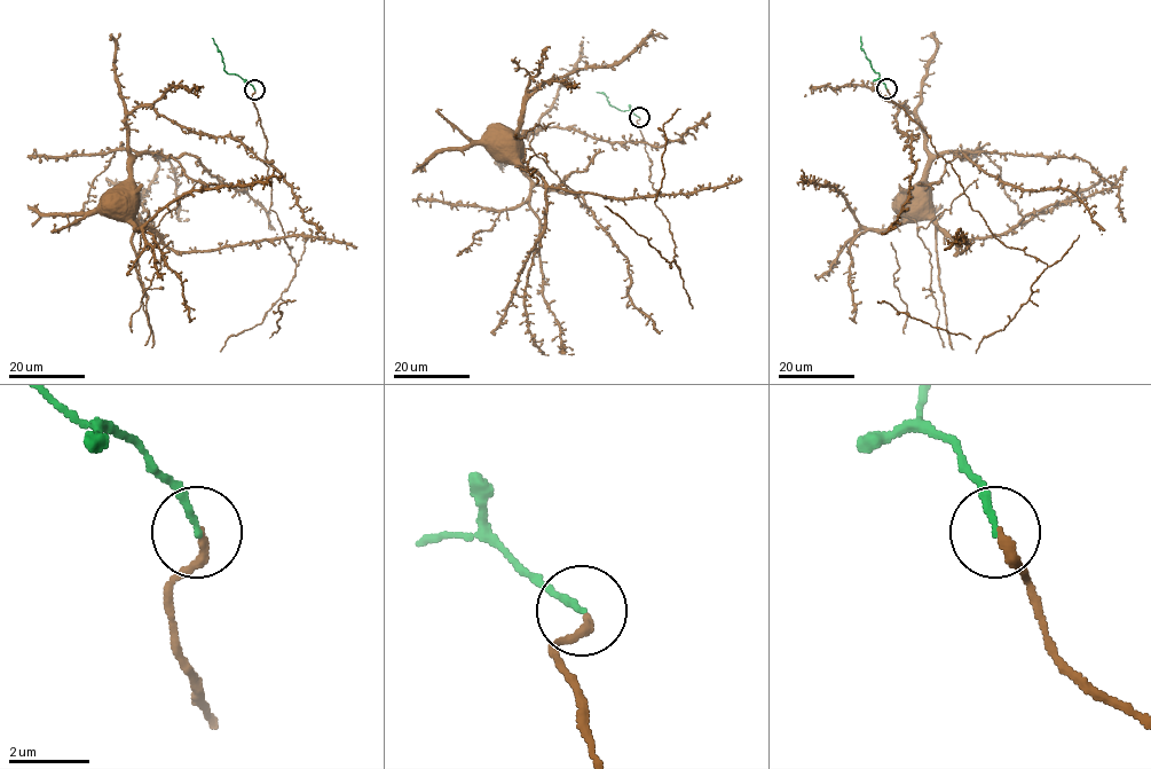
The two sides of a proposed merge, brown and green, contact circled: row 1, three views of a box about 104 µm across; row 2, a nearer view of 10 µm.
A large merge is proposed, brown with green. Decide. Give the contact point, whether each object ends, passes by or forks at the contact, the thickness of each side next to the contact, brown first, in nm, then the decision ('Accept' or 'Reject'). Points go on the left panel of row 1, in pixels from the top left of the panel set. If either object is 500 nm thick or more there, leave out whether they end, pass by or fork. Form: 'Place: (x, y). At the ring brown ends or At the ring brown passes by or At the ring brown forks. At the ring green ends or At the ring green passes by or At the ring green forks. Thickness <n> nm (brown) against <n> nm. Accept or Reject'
Place: (254, 89). At the ring brown ends. At the ring green ends. Thickness 240 nm (brown) against 160 nm. Accept

